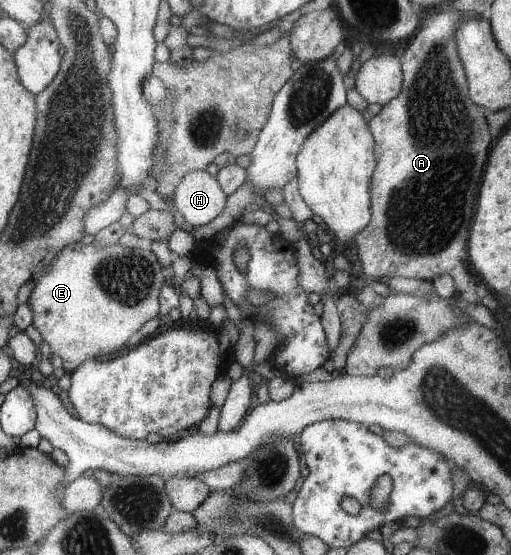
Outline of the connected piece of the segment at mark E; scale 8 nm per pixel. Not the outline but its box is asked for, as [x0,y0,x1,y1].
[26,242,166,373]

